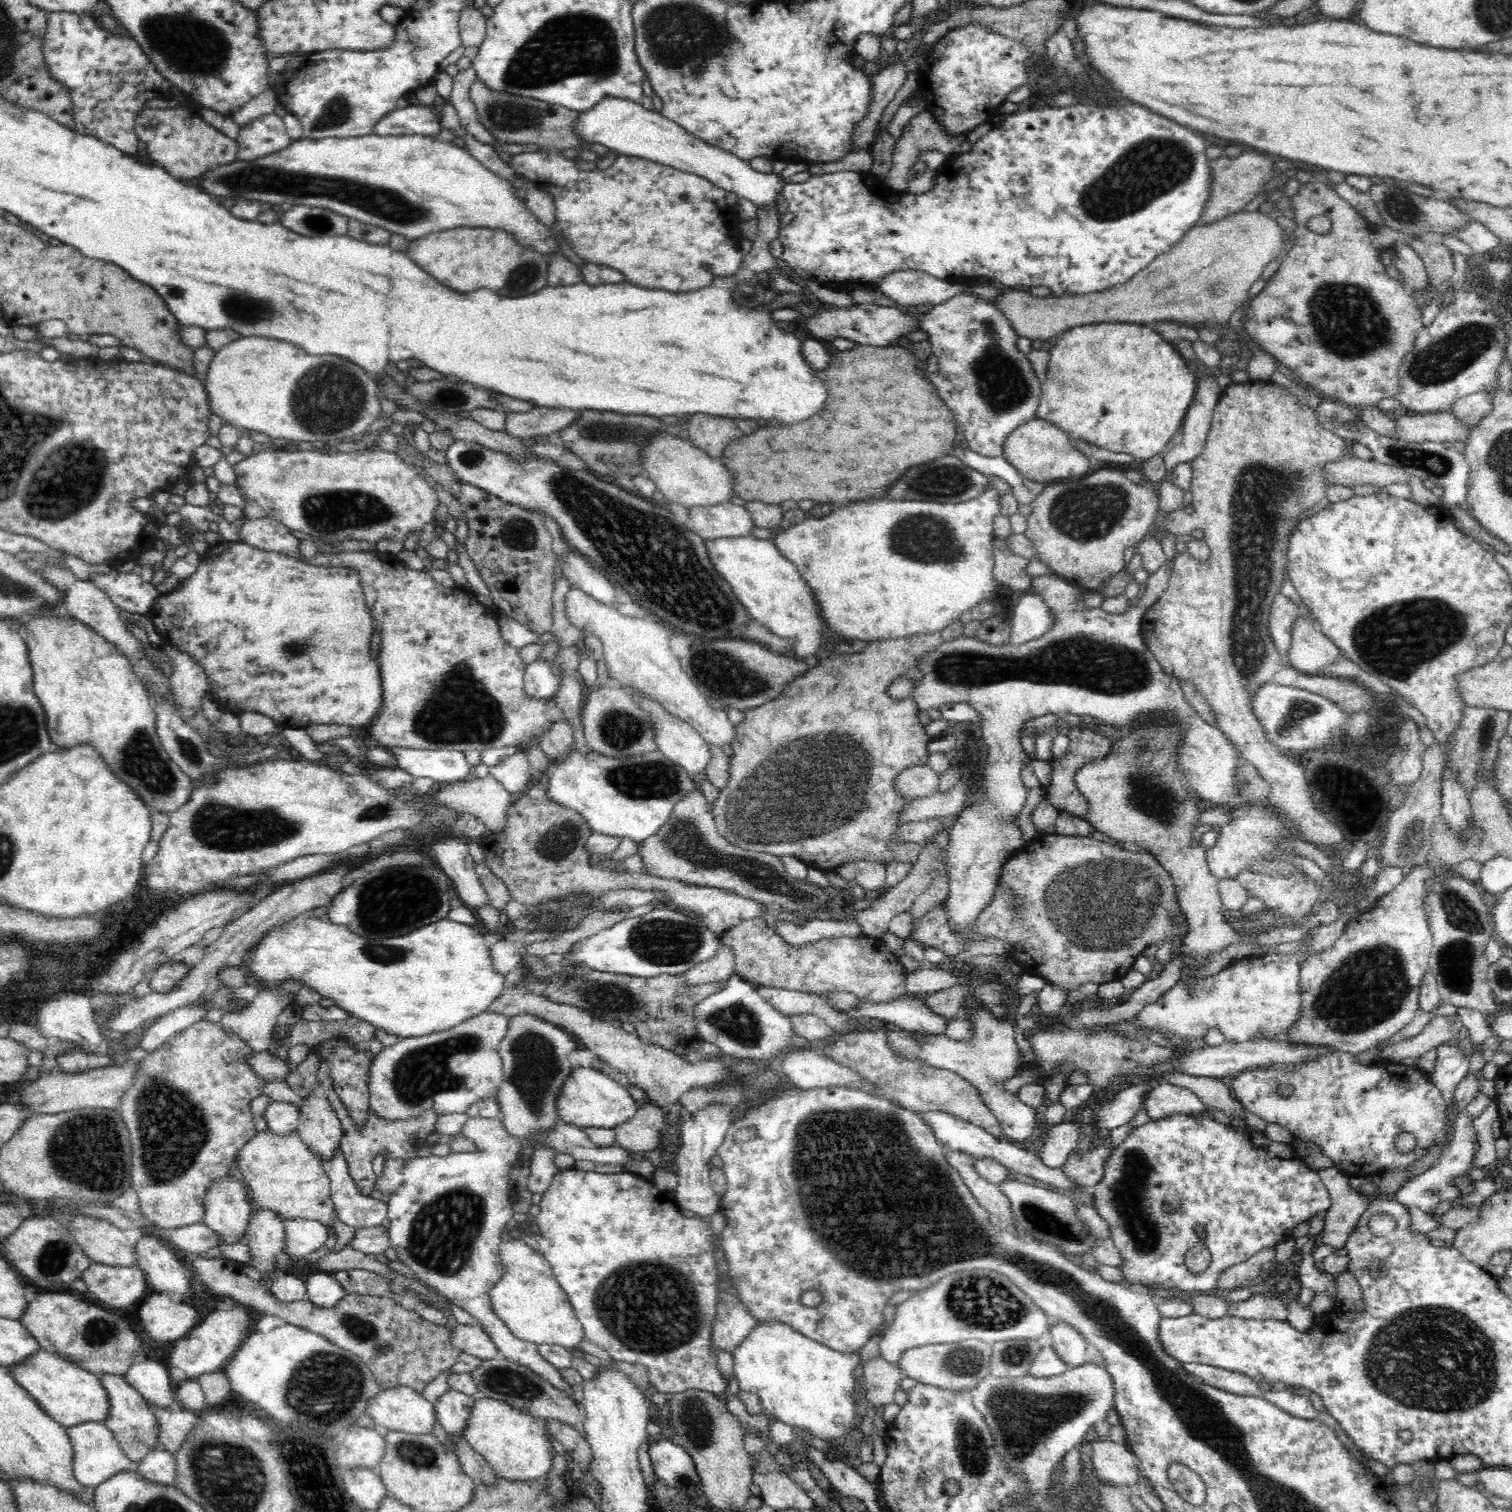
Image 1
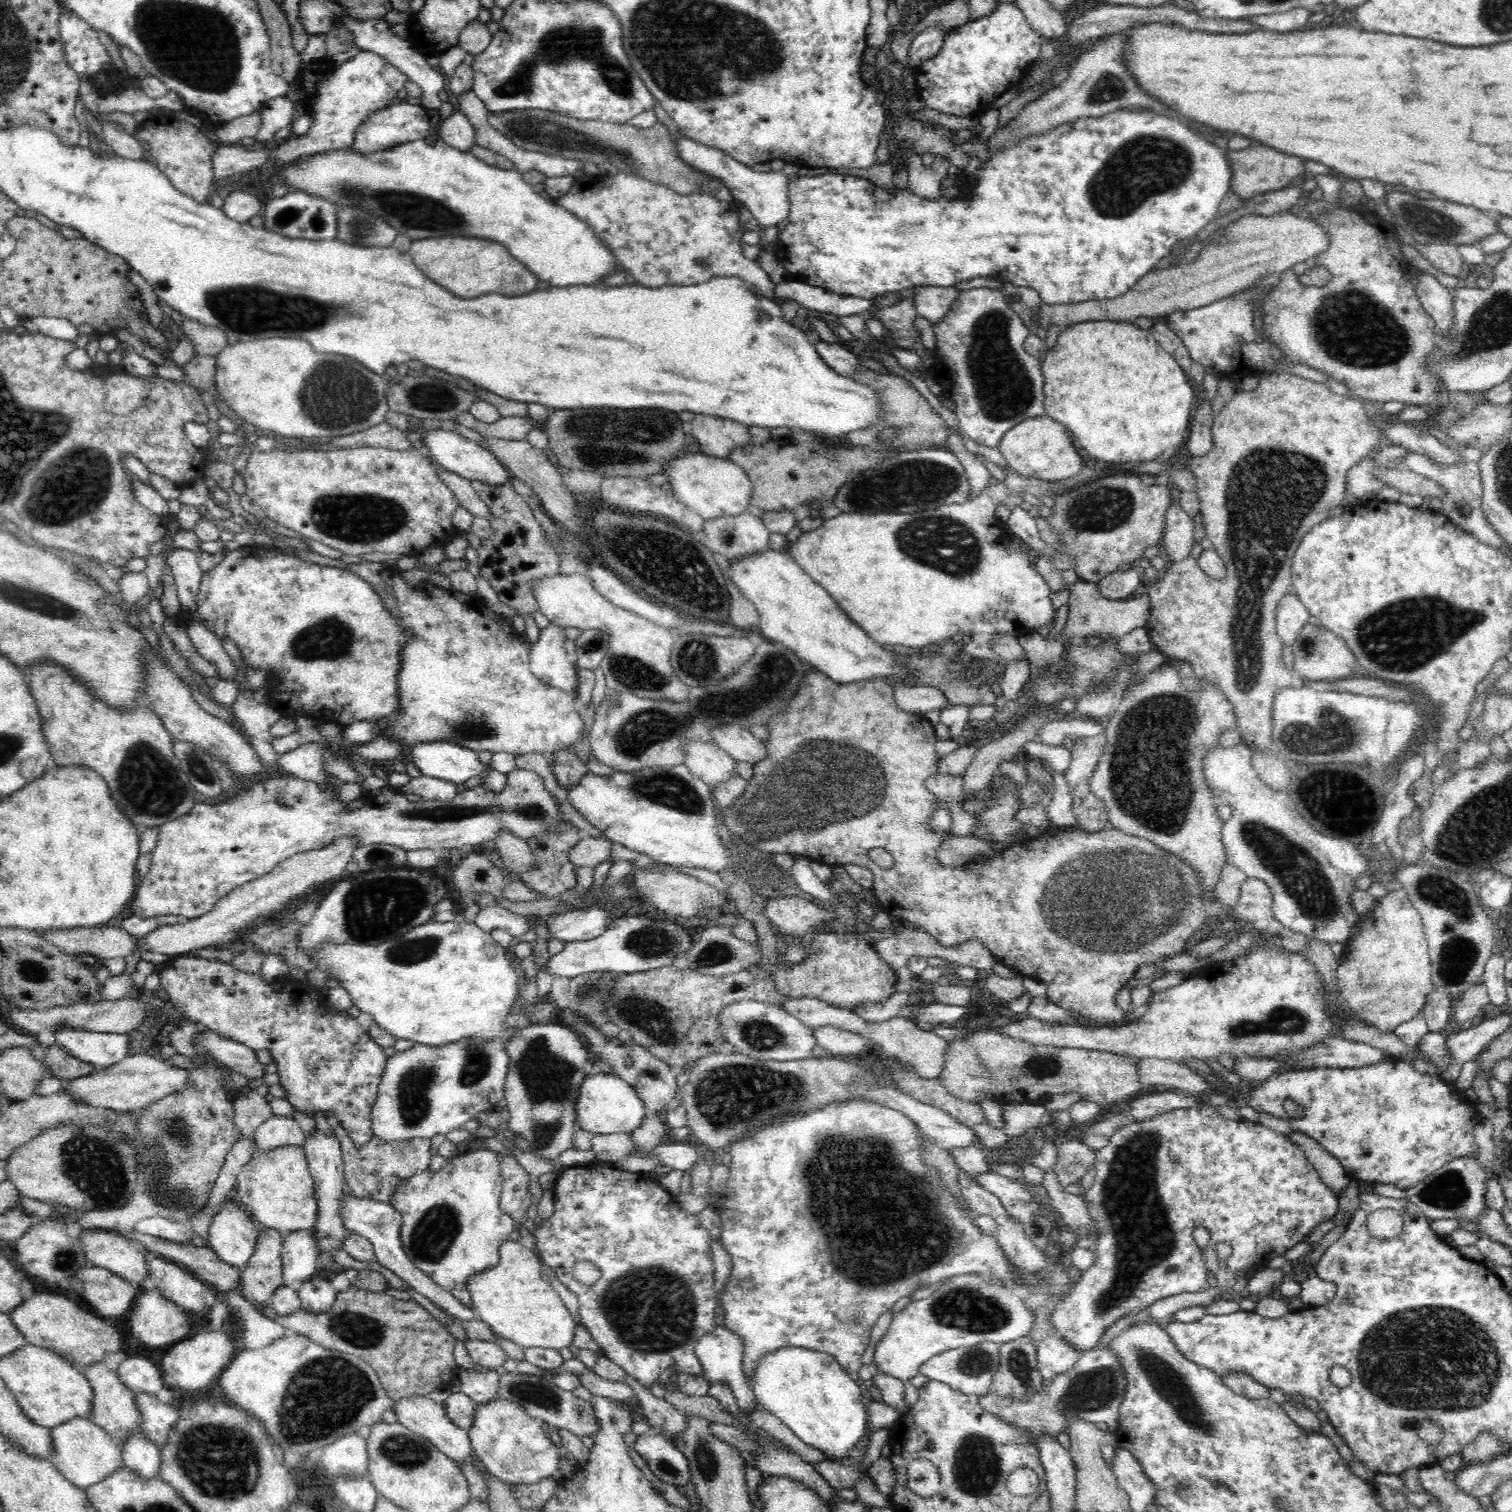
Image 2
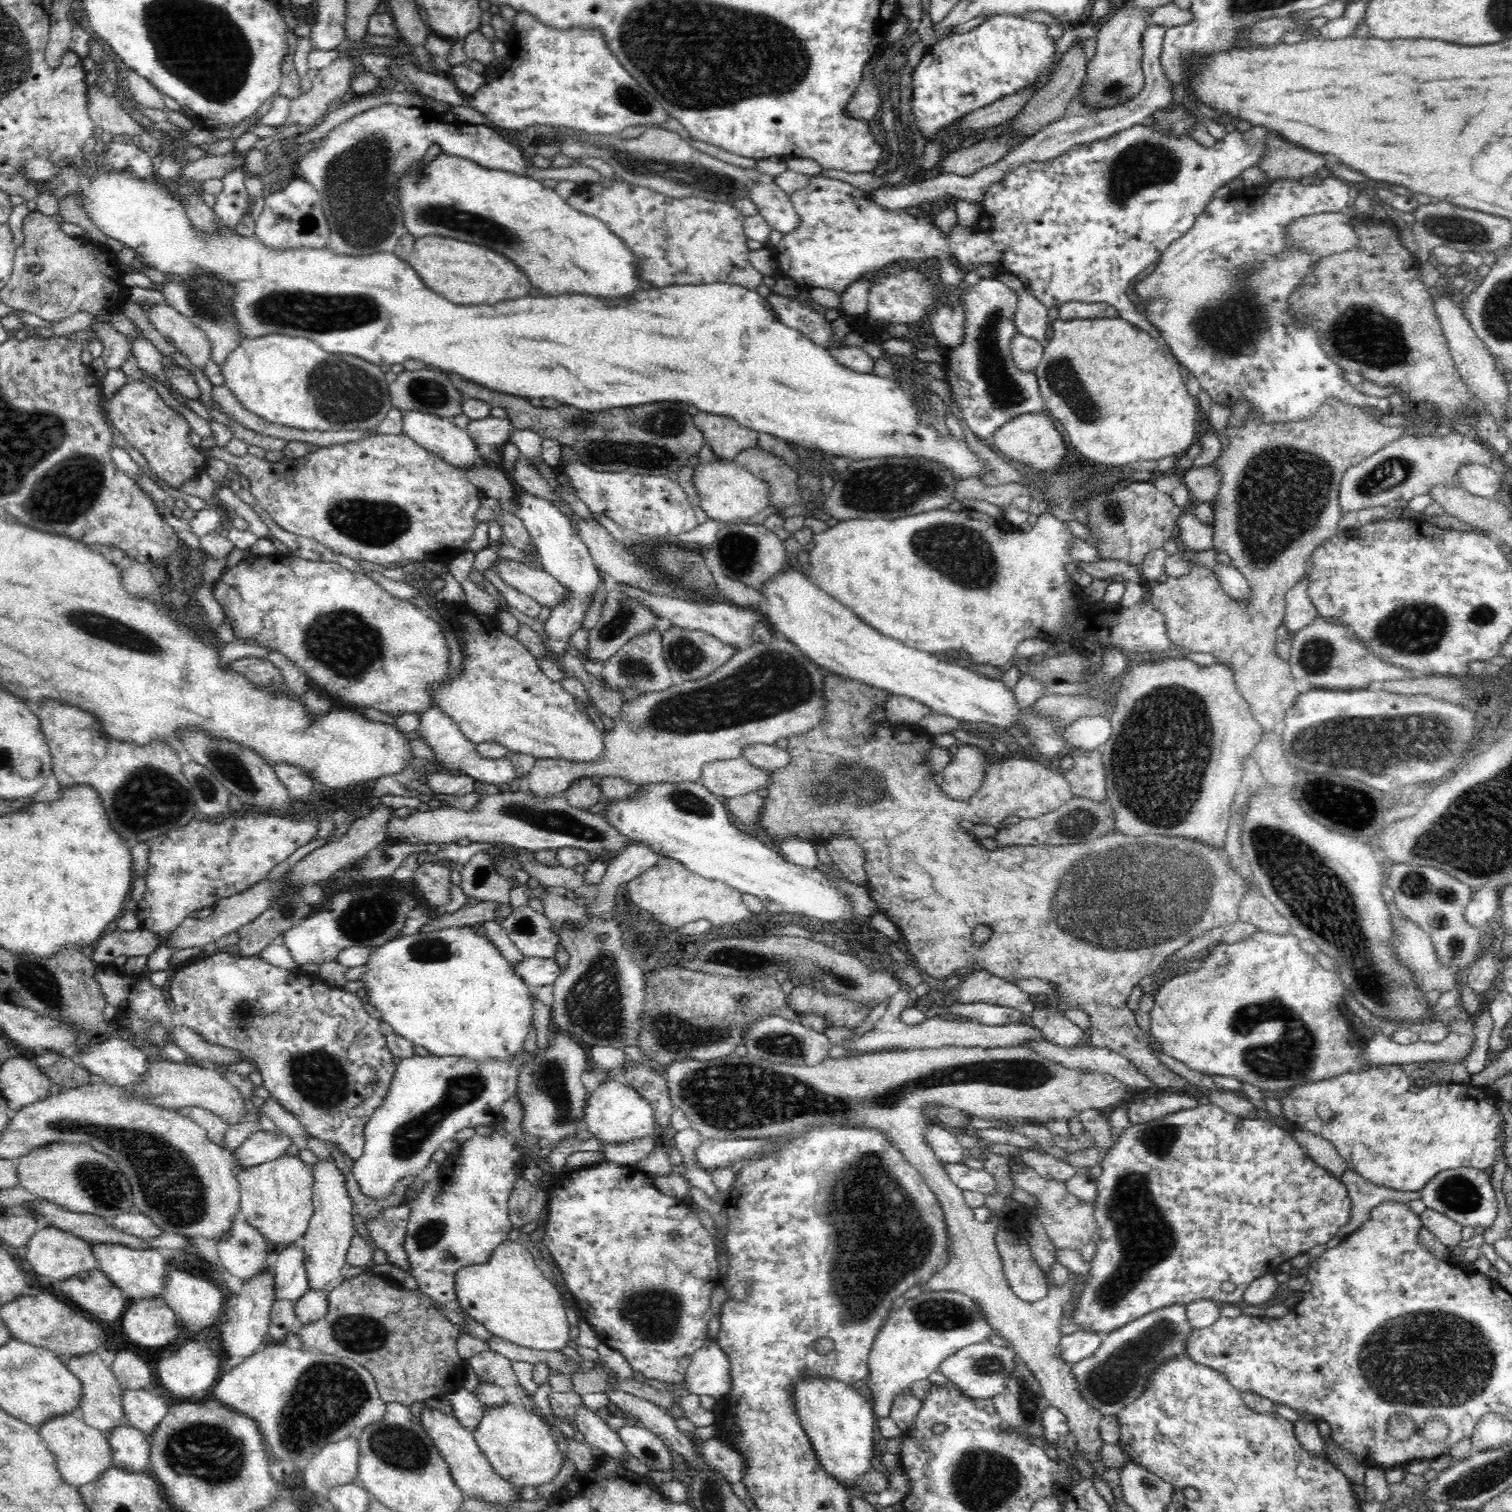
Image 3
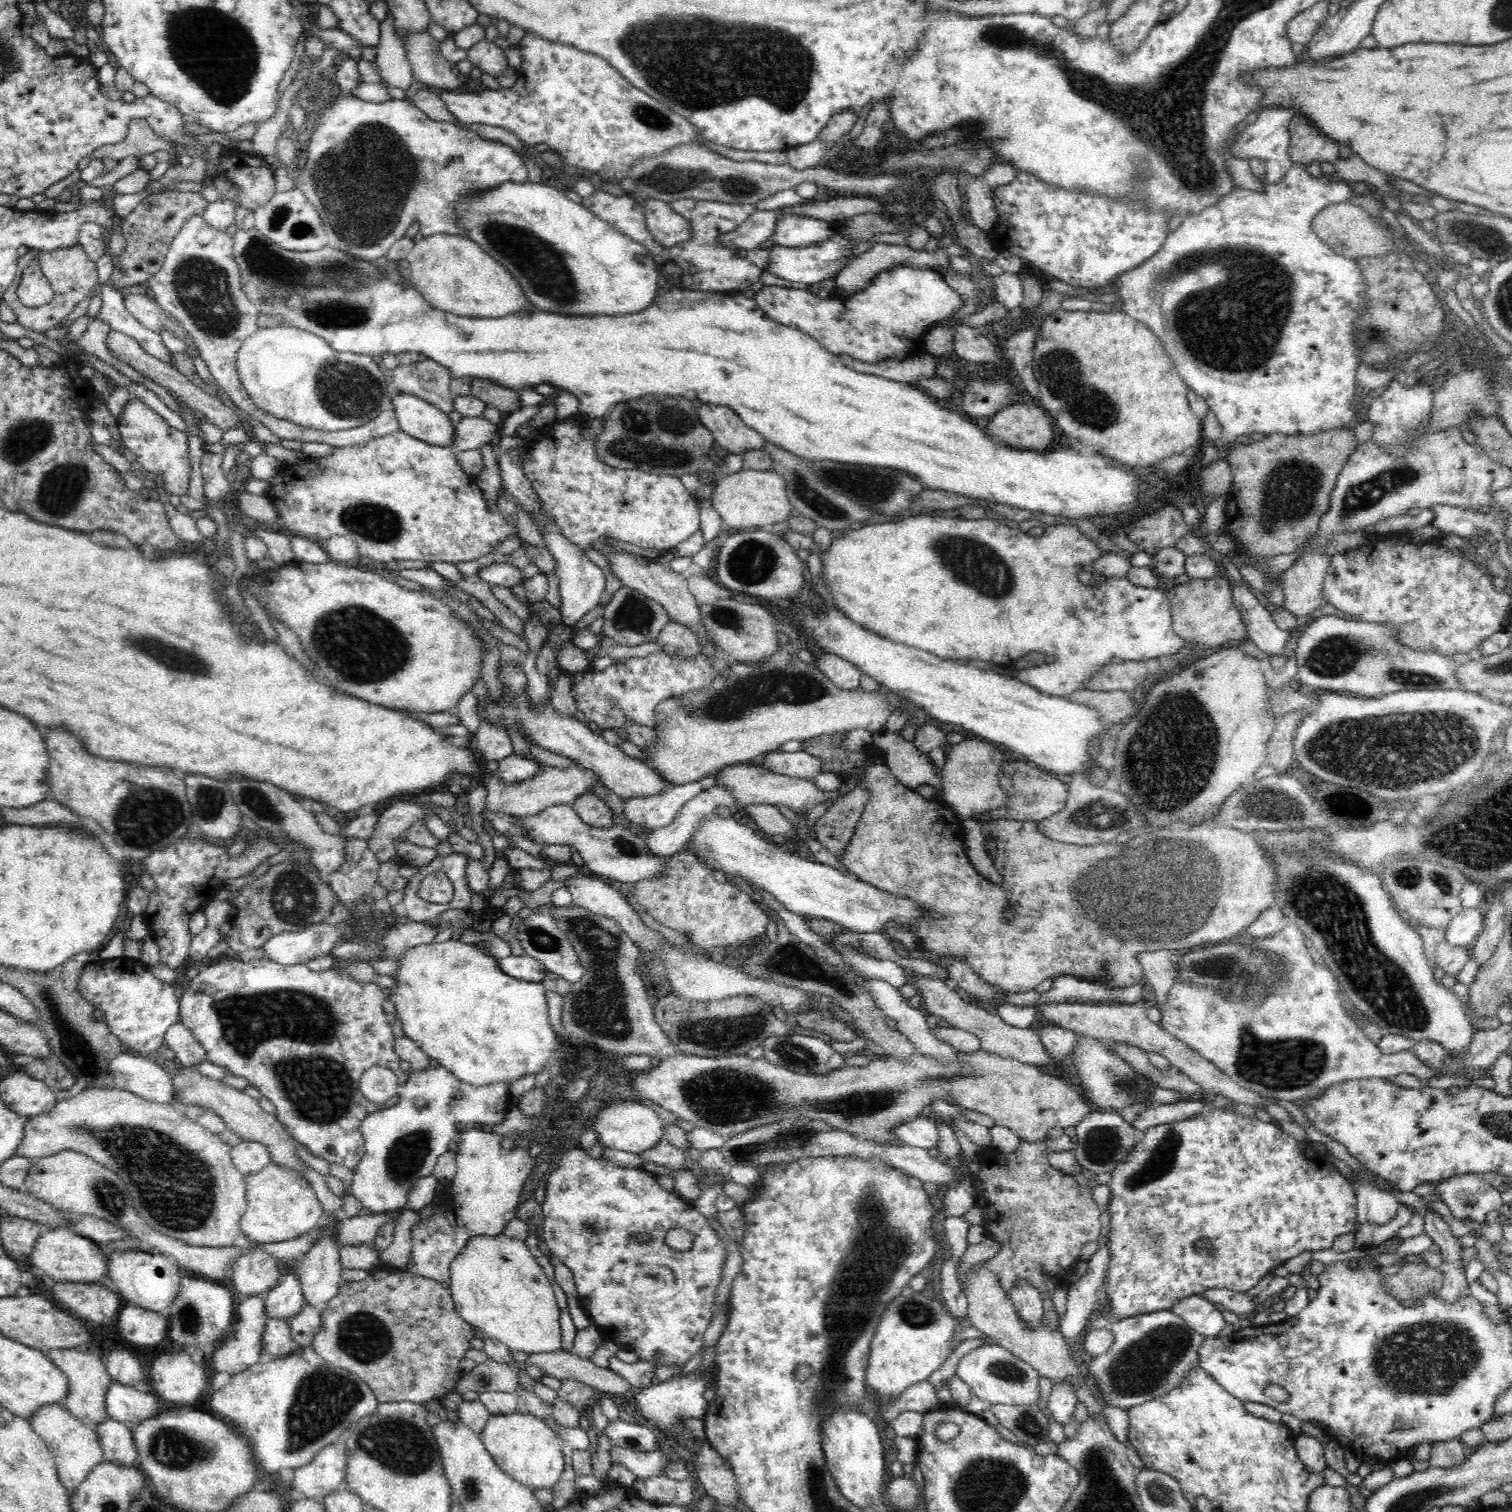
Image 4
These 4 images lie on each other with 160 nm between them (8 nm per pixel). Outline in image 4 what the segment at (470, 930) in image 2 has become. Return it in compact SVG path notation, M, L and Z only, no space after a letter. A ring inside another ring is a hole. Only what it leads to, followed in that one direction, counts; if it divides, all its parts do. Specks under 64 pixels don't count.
M449 939L445 942L431 941L414 946L399 961L395 989L396 1016L401 1021L402 1031L434 1060L438 1060L458 1080L472 1086L488 1086L496 1082L516 1082L522 1076L538 1074L544 1066L566 1064L566 1054L552 1029L546 1001L547 984L528 982L504 974L496 957L484 955L474 944Z

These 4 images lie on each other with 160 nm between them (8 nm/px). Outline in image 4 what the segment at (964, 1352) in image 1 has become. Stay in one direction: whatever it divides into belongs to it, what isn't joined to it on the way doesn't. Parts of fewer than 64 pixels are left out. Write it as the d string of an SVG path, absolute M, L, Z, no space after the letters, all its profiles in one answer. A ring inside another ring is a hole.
M982 1345L971 1350L958 1364L956 1376L964 1379L972 1394L990 1404L1039 1404L1040 1374L1000 1345Z

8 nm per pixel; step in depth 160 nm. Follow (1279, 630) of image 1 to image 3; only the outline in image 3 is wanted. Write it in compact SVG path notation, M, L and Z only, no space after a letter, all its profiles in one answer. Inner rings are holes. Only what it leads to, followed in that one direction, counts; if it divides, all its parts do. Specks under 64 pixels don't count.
M1308 576L1302 577L1286 593L1284 624L1292 634L1308 626L1317 616L1318 611L1308 595Z

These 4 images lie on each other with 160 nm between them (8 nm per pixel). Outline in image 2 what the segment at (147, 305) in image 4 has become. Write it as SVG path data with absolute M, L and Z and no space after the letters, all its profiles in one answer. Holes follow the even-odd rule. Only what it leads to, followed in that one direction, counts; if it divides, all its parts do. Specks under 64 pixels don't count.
M183 318L181 332L190 338L196 353L202 356L217 355L228 346L226 333L220 328L205 326L191 318Z

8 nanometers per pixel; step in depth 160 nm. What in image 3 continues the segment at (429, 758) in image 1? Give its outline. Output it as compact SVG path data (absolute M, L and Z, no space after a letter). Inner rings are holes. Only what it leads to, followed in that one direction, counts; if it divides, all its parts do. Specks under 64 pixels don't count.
M432 705L420 714L421 724L418 730L427 740L427 746L435 750L439 764L446 770L459 775L472 777L476 782L493 784L501 788L504 784L510 784L518 777L516 768L512 765L511 760L506 757L500 759L484 759L476 752L476 746L464 736L458 723L450 718L442 707Z

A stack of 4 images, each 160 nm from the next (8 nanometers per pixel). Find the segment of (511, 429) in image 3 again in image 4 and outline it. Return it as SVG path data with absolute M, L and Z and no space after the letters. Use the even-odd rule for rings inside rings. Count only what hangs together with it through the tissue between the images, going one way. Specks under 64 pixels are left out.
M483 416L462 417L453 424L455 441L451 444L456 451L479 449L483 444L490 444L491 440L500 436L500 425L490 423Z

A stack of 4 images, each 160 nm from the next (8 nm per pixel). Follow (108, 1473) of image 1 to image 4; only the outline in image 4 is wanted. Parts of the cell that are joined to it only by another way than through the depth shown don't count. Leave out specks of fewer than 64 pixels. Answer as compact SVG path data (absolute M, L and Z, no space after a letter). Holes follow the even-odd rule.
M62 1404L41 1406L28 1419L32 1430L42 1438L52 1452L58 1478L66 1489L77 1487L93 1466L104 1461L103 1450L93 1426L84 1424L79 1418L72 1416Z

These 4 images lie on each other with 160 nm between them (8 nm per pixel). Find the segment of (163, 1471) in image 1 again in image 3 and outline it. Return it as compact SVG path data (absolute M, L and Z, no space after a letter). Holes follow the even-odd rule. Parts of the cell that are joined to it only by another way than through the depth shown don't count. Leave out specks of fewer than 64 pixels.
M128 1424L117 1426L107 1434L113 1456L113 1466L136 1471L149 1472L151 1462L150 1441L141 1430Z

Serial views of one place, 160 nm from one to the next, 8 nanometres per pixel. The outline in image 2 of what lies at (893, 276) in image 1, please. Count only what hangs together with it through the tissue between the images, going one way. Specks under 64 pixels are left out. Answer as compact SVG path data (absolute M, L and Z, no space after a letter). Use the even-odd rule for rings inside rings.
M926 286L914 288L916 312L938 325L950 312L952 304L961 294L954 287Z

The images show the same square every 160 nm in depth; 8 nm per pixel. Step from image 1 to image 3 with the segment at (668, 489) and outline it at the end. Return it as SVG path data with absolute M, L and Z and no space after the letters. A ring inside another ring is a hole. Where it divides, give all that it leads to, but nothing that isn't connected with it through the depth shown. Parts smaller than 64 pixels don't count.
M712 461L699 463L694 469L694 487L700 497L700 508L706 511L711 520L720 523L739 524L756 516L770 506L768 482L756 477L753 472L739 466L735 461Z

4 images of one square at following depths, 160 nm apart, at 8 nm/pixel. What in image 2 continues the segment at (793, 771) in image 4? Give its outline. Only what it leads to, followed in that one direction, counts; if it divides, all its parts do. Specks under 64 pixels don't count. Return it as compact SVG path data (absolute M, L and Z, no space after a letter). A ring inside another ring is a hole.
M720 724L720 728L712 728L710 731L717 746L736 760L754 766L767 758L768 750L763 741L745 728L735 724Z

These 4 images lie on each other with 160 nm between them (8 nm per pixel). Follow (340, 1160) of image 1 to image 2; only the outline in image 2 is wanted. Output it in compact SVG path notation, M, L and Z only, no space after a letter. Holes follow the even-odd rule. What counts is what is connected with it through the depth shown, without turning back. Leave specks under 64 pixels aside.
M348 1189L344 1190L344 1198L342 1198L342 1206L340 1206L340 1215L343 1217L344 1227L349 1233L355 1233L372 1242L375 1250L375 1261L388 1270L392 1270L394 1274L401 1277L402 1281L407 1282L409 1287L417 1293L424 1295L427 1299L434 1302L435 1306L443 1311L447 1310L449 1316L455 1316L457 1320L463 1322L472 1322L476 1320L475 1310L462 1302L458 1301L450 1292L443 1290L436 1282L433 1282L426 1273L416 1267L406 1255L402 1247L400 1232L402 1229L403 1217L390 1203L376 1202L375 1200L356 1198L349 1194Z

